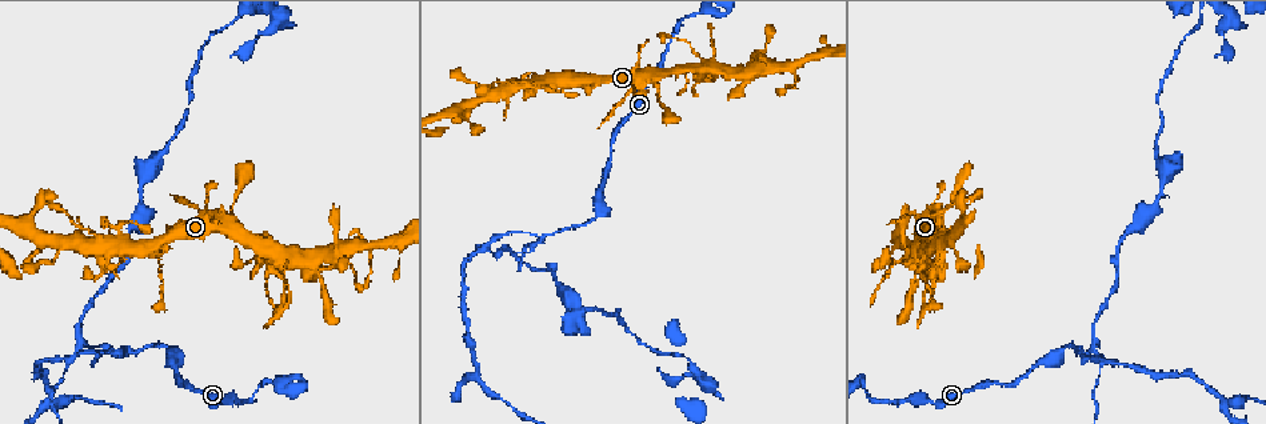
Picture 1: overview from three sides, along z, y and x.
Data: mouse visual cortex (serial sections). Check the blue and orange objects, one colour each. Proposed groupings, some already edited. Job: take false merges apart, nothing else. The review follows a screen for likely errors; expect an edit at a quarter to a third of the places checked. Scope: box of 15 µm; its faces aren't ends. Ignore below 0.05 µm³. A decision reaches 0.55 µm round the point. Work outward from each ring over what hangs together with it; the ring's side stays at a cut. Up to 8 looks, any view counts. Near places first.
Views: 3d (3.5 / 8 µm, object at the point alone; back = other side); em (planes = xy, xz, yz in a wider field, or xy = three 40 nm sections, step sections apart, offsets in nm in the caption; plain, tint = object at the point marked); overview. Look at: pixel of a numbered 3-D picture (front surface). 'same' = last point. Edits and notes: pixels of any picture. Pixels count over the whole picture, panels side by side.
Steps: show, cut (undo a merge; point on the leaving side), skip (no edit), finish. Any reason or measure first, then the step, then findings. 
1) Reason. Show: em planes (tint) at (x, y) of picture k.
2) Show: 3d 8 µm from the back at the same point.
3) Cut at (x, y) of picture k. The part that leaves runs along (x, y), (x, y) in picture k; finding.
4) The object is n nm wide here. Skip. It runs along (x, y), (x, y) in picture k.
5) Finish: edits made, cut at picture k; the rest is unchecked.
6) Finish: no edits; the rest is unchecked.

Sudden change in width. Show: 3d 3.5 µm from the back at (41, 208) of picture 1.

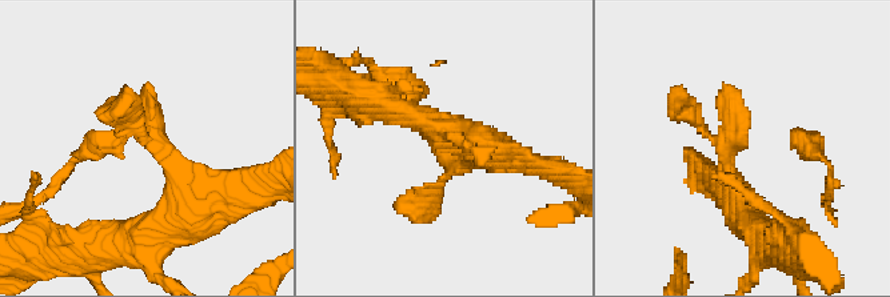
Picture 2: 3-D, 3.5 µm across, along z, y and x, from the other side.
Show: em planes (tint) at (156, 146) of picture 2.

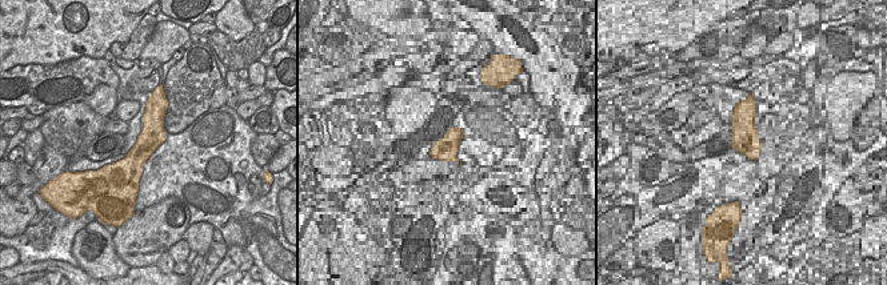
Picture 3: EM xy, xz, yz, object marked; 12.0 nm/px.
Another direction. Show: em xy step 1 (tint) at the same point.

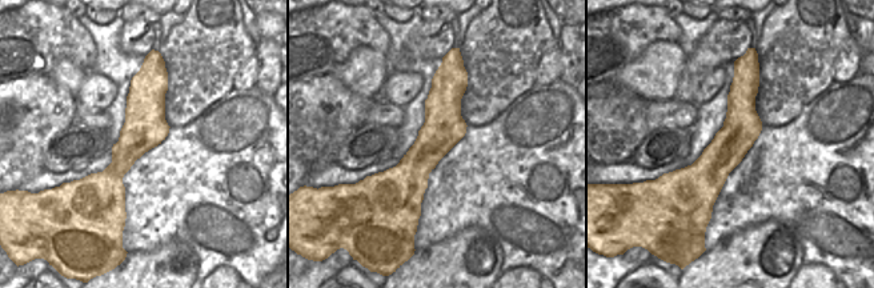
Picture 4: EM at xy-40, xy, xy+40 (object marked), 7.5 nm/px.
Skip. It runs along (746, 216), (726, 145), (674, 93) in picture 2; one cell here.

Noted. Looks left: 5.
Show: 3d 3.5 µm at (111, 269) of picture 1.

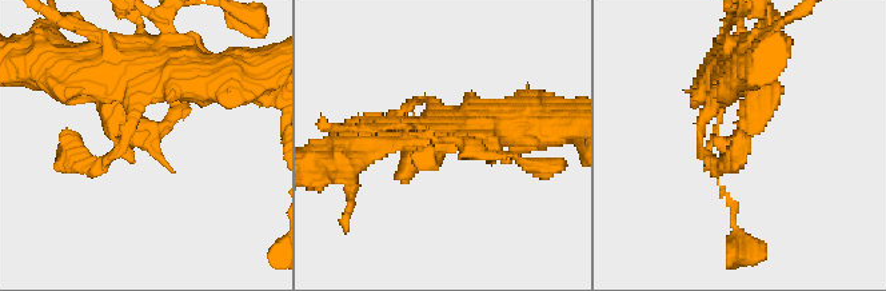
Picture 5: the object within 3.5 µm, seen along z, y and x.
Show: em xy step 5 (tint) at (153, 132) of picture 5.

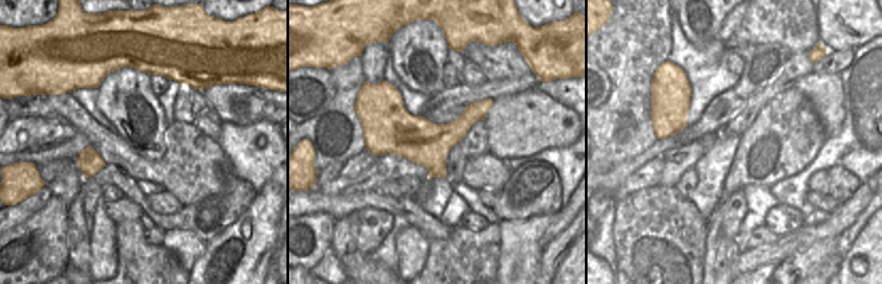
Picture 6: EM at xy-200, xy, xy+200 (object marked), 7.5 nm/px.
The object is 340 nm wide here. Skip. It runs along (488, 102), (453, 132), (368, 130) in picture 6; continuous, no second cell.

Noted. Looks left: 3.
Looks like a crossing. Show: 3d 8 µm at (274, 257) of picture 1.

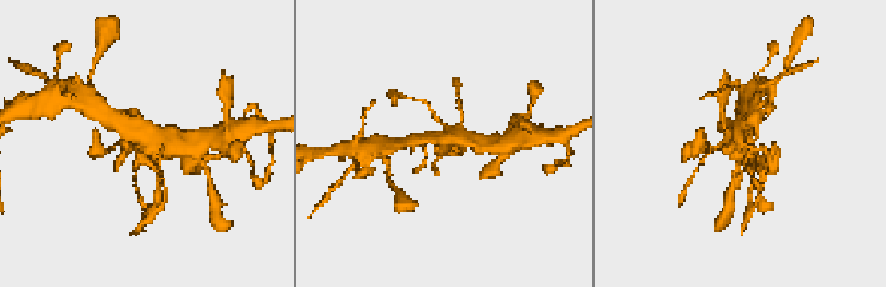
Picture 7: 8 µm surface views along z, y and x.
Closer look. Show: 3d 3.5 µm at (144, 146) of picture 7.

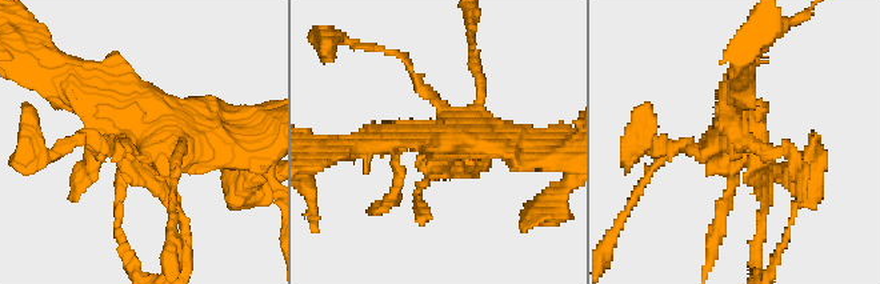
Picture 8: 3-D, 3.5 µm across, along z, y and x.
Skip. It runs along (100, 108), (186, 142), (268, 136) in picture 8; one cell here.

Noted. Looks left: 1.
Finish: no edits; the rest is unchecked.

